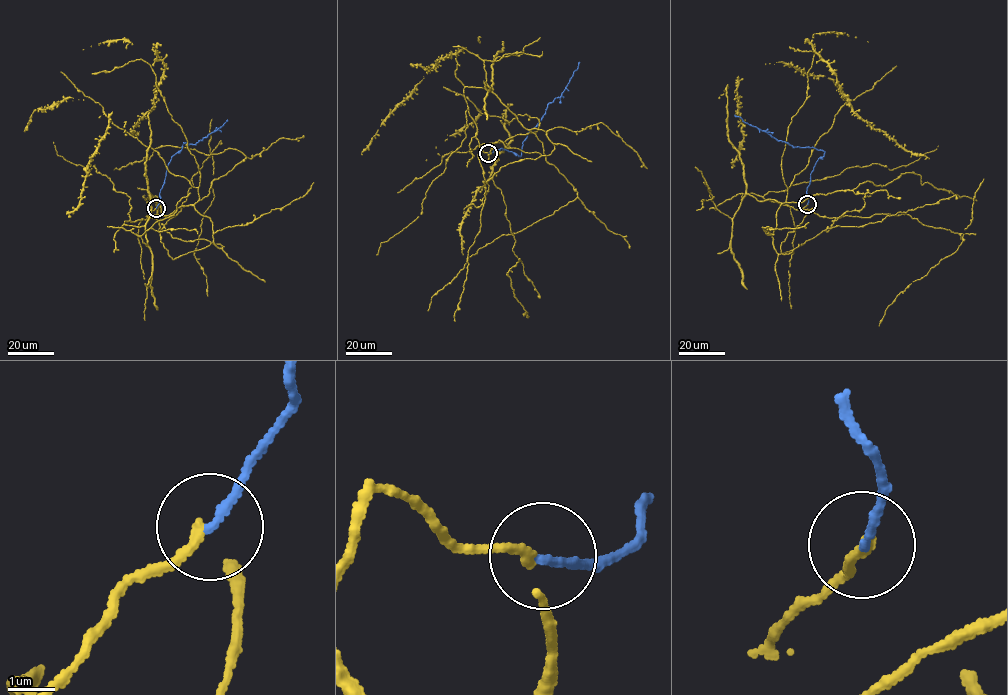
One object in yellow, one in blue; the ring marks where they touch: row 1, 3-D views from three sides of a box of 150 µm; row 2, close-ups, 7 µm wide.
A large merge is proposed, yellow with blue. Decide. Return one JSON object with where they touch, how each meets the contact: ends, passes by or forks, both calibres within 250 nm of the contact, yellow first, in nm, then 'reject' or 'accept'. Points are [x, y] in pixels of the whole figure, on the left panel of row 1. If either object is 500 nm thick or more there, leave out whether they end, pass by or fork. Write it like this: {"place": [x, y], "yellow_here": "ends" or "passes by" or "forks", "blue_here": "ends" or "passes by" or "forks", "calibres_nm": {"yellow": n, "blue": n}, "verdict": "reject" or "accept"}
{"place": [156, 208], "yellow_here": "ends", "blue_here": "ends", "calibres_nm": {"yellow": 200, "blue": 180}, "verdict": "accept"}

